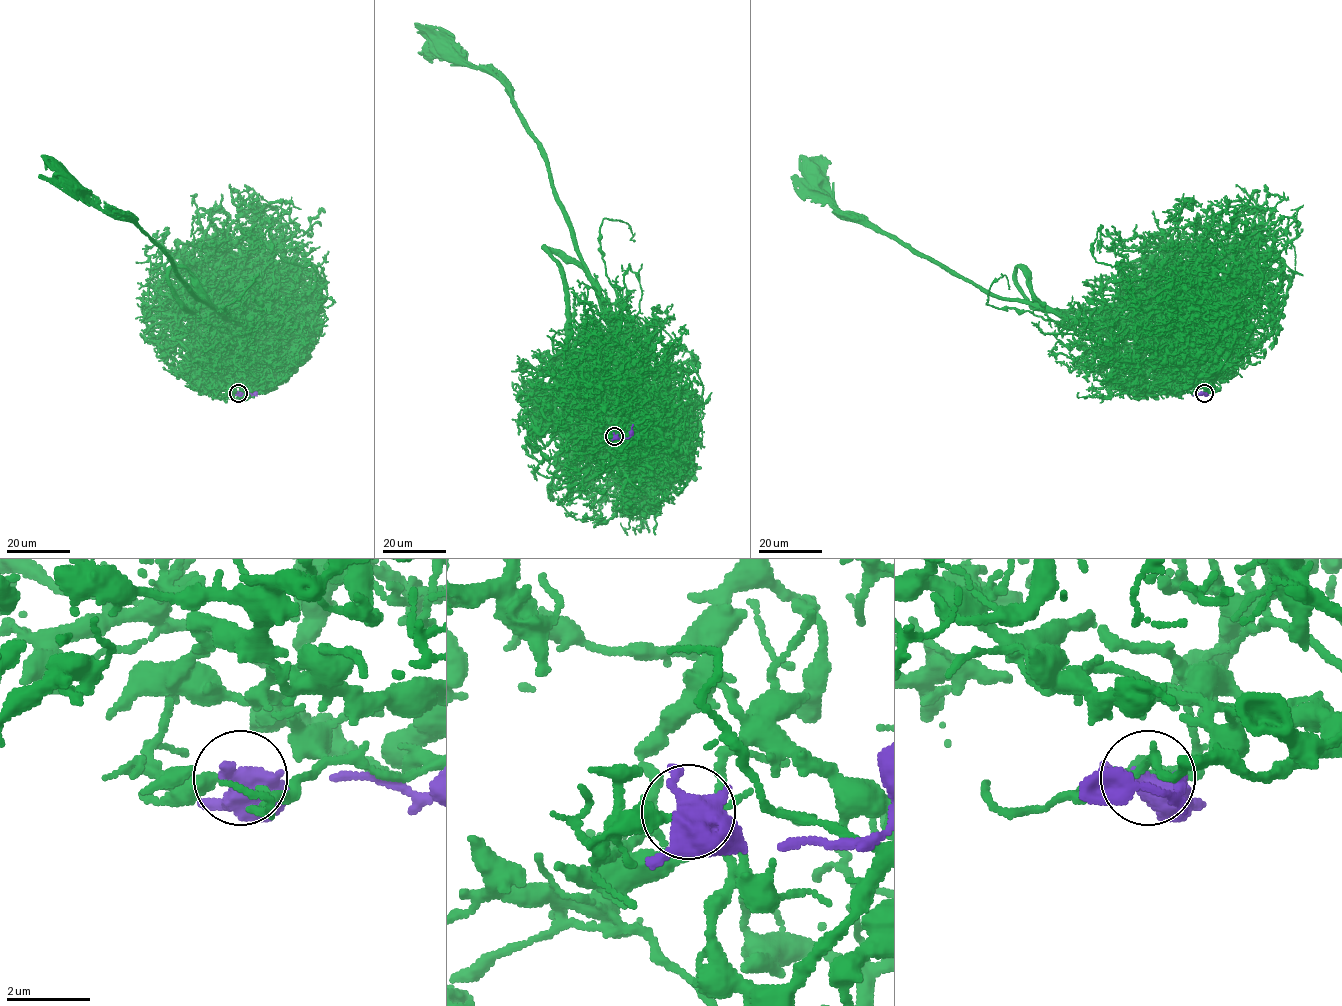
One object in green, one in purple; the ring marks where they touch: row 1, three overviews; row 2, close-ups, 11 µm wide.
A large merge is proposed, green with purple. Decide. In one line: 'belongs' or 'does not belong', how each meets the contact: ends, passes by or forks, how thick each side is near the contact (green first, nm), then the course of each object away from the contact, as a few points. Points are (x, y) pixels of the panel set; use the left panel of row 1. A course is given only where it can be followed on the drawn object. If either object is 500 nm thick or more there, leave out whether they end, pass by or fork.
does not belong; 300 nm thick on the green side, 600 nm on the other; green runs (238, 392), (232, 391), (259, 370), (256, 335), (235, 318), (203, 302), (135, 224), (97, 208), (68, 181); purple runs (239, 393), (257, 395)

